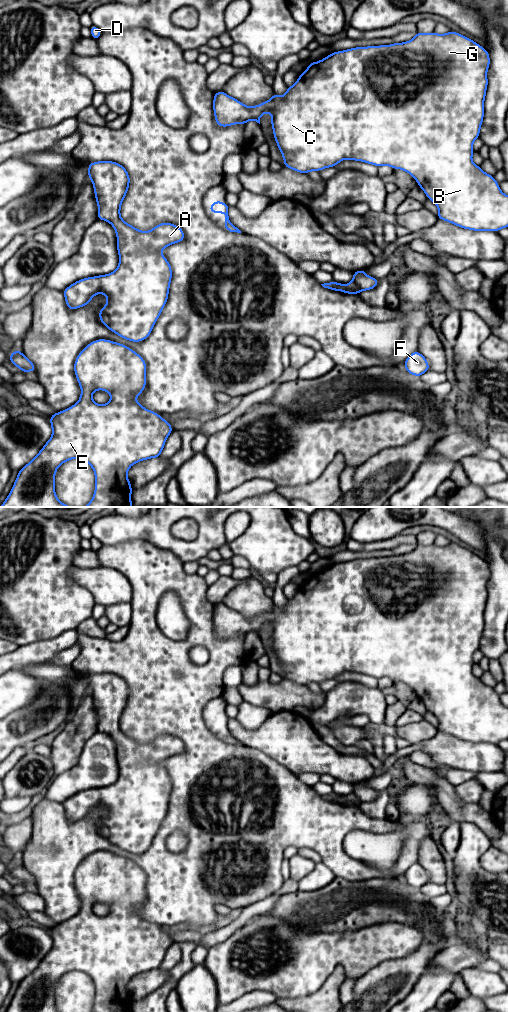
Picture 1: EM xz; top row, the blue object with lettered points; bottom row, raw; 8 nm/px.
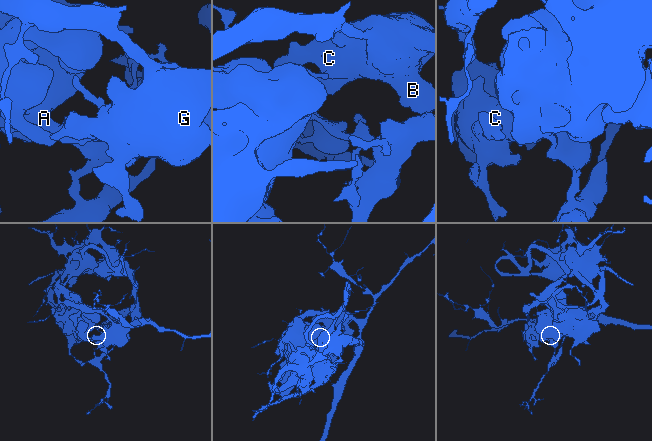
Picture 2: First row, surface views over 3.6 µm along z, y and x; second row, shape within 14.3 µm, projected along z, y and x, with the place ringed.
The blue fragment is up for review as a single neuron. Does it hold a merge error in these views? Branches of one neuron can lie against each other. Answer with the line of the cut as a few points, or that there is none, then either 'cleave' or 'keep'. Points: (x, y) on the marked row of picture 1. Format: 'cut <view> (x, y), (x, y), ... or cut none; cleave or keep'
cut xz (340, 284), (338, 289); cleave

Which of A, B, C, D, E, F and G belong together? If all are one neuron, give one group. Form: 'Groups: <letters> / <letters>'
Groups: A E / B C D F G

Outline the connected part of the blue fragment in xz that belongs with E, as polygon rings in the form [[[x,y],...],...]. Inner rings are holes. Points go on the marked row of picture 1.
[[[97,339],[84,347],[74,362],[74,373],[81,388],[78,402],[50,416],[51,438],[35,458],[19,470],[9,495],[0,507],[72,507],[57,498],[54,484],[58,467],[71,459],[87,462],[95,474],[93,497],[83,507],[133,507],[133,490],[127,476],[129,468],[137,462],[160,457],[167,437],[174,430],[170,422],[164,420],[160,414],[146,409],[136,401],[136,397],[146,387],[146,368],[146,362],[138,353],[120,343]],[[97,390],[108,392],[111,400],[104,405],[95,403],[92,395]]]

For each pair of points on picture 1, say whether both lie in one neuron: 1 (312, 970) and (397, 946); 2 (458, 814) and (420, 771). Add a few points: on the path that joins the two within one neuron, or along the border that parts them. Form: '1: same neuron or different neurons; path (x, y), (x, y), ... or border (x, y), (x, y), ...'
1: same neuron; path (333, 949), (363, 949), (369, 946), (376, 946)
2: same neuron; path (450, 802), (444, 791), (432, 779)

